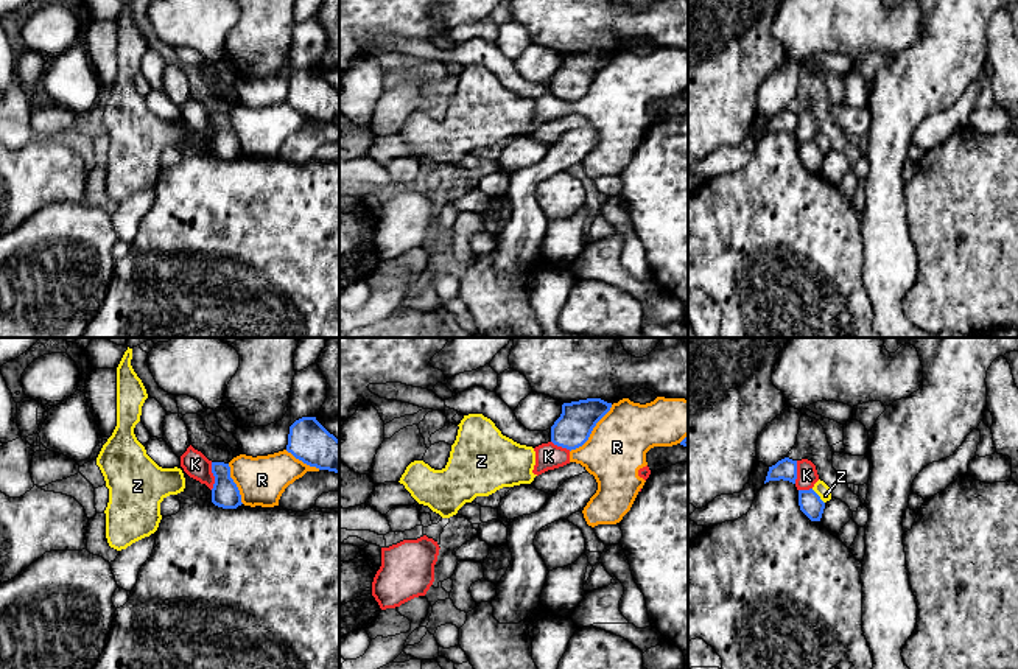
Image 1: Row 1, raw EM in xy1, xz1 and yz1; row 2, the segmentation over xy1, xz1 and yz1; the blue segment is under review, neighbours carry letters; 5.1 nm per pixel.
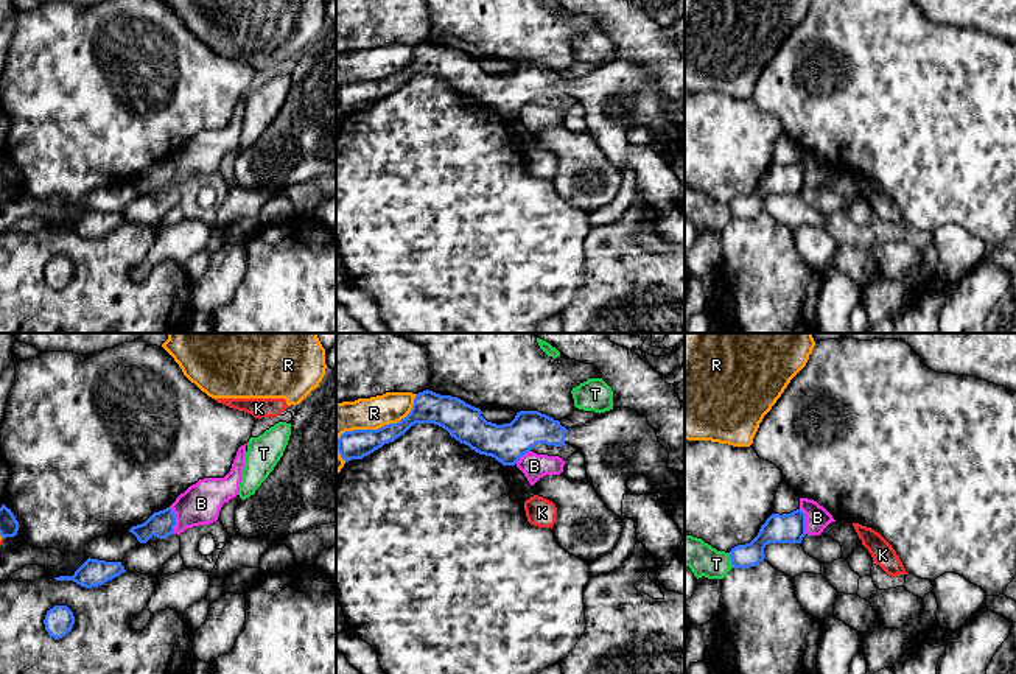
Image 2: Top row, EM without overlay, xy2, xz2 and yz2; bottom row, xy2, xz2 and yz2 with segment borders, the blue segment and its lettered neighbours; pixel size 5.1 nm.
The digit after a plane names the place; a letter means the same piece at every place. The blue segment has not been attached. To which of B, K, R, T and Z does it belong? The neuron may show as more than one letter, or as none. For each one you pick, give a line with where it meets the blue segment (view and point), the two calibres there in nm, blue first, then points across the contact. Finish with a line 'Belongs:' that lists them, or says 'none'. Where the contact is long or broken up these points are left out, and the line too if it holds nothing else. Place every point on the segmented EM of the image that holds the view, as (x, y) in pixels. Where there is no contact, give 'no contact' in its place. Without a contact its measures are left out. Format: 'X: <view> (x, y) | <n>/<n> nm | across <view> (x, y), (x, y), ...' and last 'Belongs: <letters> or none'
Belongs: none

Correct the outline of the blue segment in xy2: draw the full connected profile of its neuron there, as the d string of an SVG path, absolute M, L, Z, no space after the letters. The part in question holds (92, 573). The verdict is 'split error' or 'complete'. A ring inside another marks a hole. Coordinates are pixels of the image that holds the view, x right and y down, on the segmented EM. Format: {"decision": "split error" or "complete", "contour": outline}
{"decision": "complete", "contour": "M87 559L73 576L59 576L56 581L73 581L81 587L92 588L124 573L121 562L106 562L98 559Z"}

